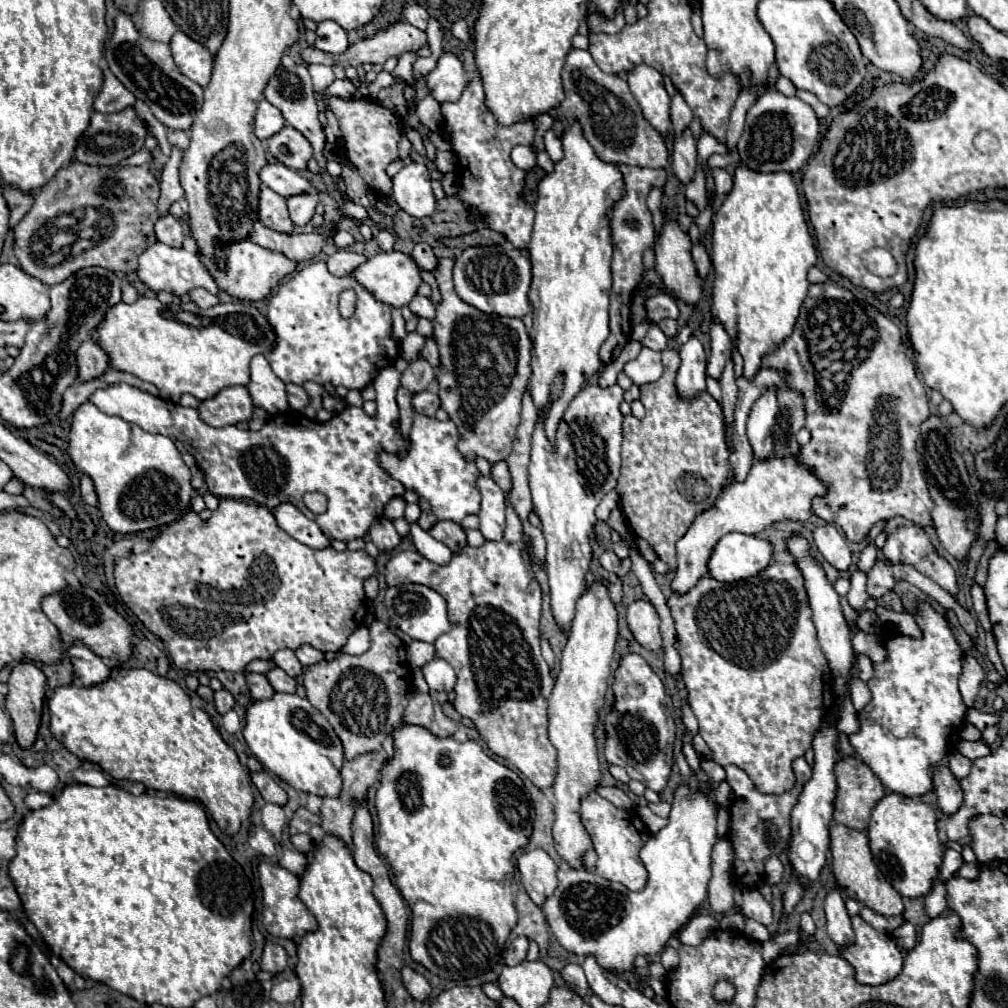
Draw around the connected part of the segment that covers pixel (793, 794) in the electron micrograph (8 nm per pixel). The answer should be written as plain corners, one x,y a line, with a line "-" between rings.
799,757
793,763
793,771
797,777
797,783
793,785
793,789
781,793
781,795
763,795
753,787
753,781
747,777
747,773
735,765
725,767
727,771
727,783
731,785
735,799
733,805
729,809
731,813
731,829
729,829
729,839
735,847
735,861
733,861
733,869
735,869
735,881
743,887
757,887
763,881
763,873
765,873
765,859
771,855
779,855
781,851
785,851
789,847
789,839
791,839
791,827
789,827
789,813
793,809
793,805
797,803
803,785
811,779
813,771
809,767
809,763

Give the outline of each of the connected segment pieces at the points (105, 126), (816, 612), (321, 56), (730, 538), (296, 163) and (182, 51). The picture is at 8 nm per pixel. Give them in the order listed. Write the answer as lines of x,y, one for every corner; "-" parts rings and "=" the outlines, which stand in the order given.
125,107
123,111
117,113
95,111
91,117
91,125
79,139
79,145
75,149
75,159
87,165
119,165
123,159
143,149
145,139
147,139
147,127
137,117
133,107
=
791,533
789,539
787,539
787,551
795,559
795,565
803,575
809,605
813,609
813,623
815,623
815,629
817,629
817,635
819,635
819,643
821,643
821,649
823,649
823,653
827,657
827,661
829,661
829,667
831,667
831,673
833,673
833,679
835,679
835,693
841,695
845,691
845,679
849,677
849,669
851,669
851,663
853,663
851,631
849,631
849,625
847,625
847,621
843,617
841,597
837,595
833,583
827,579
821,563
811,555
809,541
803,535
=
395,23
395,25
389,25
387,29
381,29
377,31
373,37
365,37
365,39
359,39
357,43
351,43
347,47
347,51
343,51
341,55
329,55
325,51
317,51
317,47
305,47
299,57
301,61
305,63
321,63
321,65
341,65
341,67
347,67
347,65
363,65
363,63
385,63
389,57
399,57
403,51
417,51
419,47
427,45
427,37
425,37
425,31
419,31
417,27
413,25
407,25
407,23
=
727,533
709,555
707,575
725,583
749,579
763,571
771,557
773,553
767,541
753,535
=
283,127
279,133
267,139
269,153
289,169
305,169
313,155
309,141
293,127
=
177,31
171,37
169,45
171,45
171,55
173,55
177,69
185,77
195,81
197,85
205,87
211,77
213,55
209,55
209,51
205,51
205,47
201,47
197,41
189,39
183,31

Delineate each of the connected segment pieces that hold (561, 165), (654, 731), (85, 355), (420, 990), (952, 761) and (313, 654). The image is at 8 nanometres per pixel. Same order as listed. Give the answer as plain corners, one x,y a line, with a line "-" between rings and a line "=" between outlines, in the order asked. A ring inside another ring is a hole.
575,123
563,133
563,151
565,157
555,165
555,171
541,179
539,197
535,203
535,225
533,235
527,245
531,261
531,289
529,303
533,307
533,327
529,329
533,349
531,349
531,377
529,393
539,413
545,413
545,435
555,447
555,431
563,419
565,409
573,397
587,385
591,377
599,373
605,365
599,357
599,347
609,335
609,289
611,289
611,235
605,219
607,209
621,197
623,179
617,165
603,163
591,145
581,135
581,125
-
557,375
563,375
563,391
559,397
551,395
551,385
=
627,655
617,667
617,677
613,683
615,703
605,717
605,749
603,755
607,763
619,765
627,771
631,779
641,781
653,791
663,791
667,785
671,765
673,765
673,741
675,741
675,721
665,711
665,689
657,673
647,665
641,655
=
85,341
75,351
77,359
77,381
89,381
103,375
109,369
109,359
105,351
95,341
=
403,965
403,985
413,999
425,1001
431,995
431,985
427,983
427,979
419,975
415,969
411,969
409,965
=
951,751
949,753
949,769
953,771
953,775
957,779
963,779
965,775
969,775
969,767
971,767
971,759
963,757
959,751
=
301,645
301,647
297,649
297,659
299,659
305,667
309,667
309,665
321,661
321,659
323,659
323,653
317,651
317,649
313,649
313,647
309,647
309,645

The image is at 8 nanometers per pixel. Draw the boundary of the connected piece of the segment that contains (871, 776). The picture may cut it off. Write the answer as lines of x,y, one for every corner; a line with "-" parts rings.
843,757
841,761
835,763
835,779
837,779
837,797
835,797
835,811
833,811
833,821
847,825
857,831
865,831
869,825
869,811
885,795
883,783
877,779
877,775
859,759
859,757

